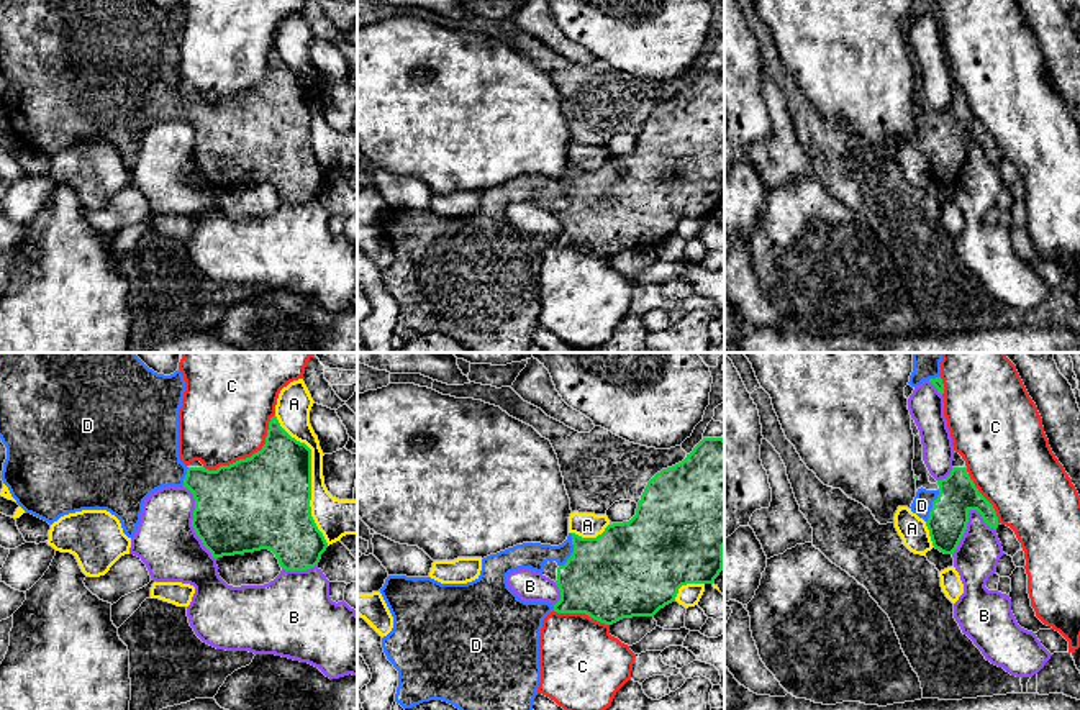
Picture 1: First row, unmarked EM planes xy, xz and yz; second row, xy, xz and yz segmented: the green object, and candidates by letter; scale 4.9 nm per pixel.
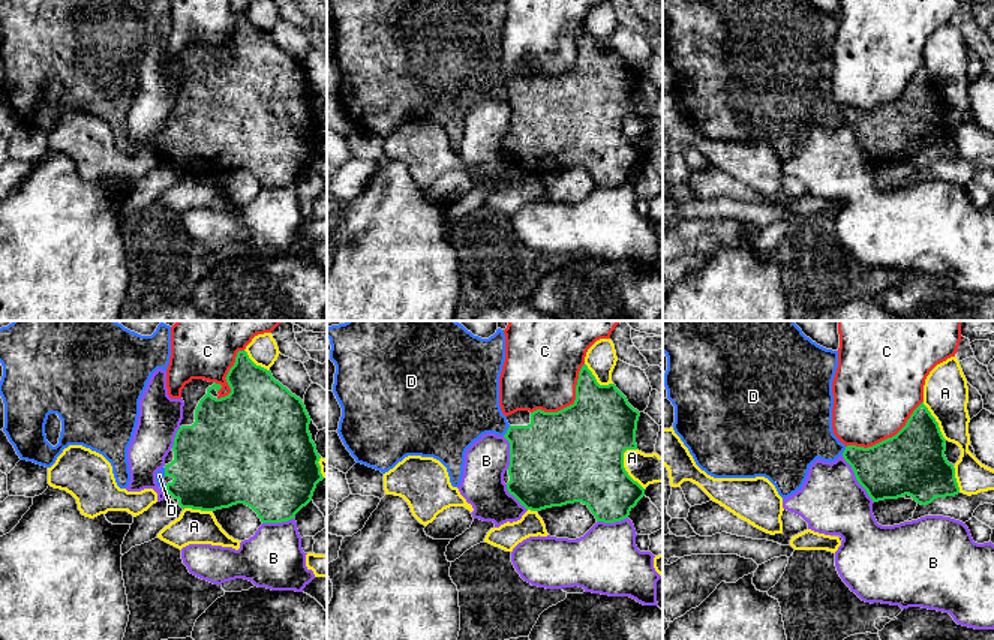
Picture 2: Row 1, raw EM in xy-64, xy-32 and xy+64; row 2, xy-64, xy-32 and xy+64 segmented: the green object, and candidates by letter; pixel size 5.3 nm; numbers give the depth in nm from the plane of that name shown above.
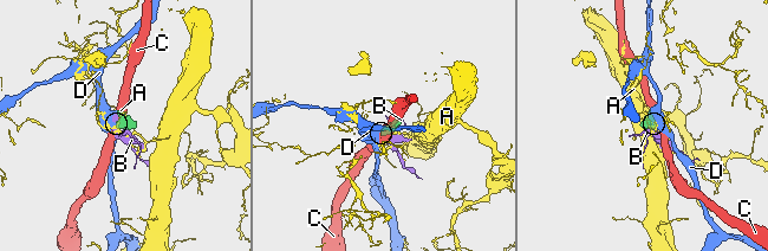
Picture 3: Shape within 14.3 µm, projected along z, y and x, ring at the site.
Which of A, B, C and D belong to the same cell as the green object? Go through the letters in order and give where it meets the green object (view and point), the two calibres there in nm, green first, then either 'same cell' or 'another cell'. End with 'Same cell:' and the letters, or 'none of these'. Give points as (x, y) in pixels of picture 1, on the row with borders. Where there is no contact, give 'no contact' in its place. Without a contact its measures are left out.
A: contact xy (310, 477); calibres 440 and 190 nm; another cell
B: contact xy (192, 523); calibres 440 and 300 nm; another cell
C: contact xy (251, 456); calibres 460 and 440 nm; another cell
D: contact xz (574, 551); calibres 440 and 130 nm; same cell
Same cell: D

